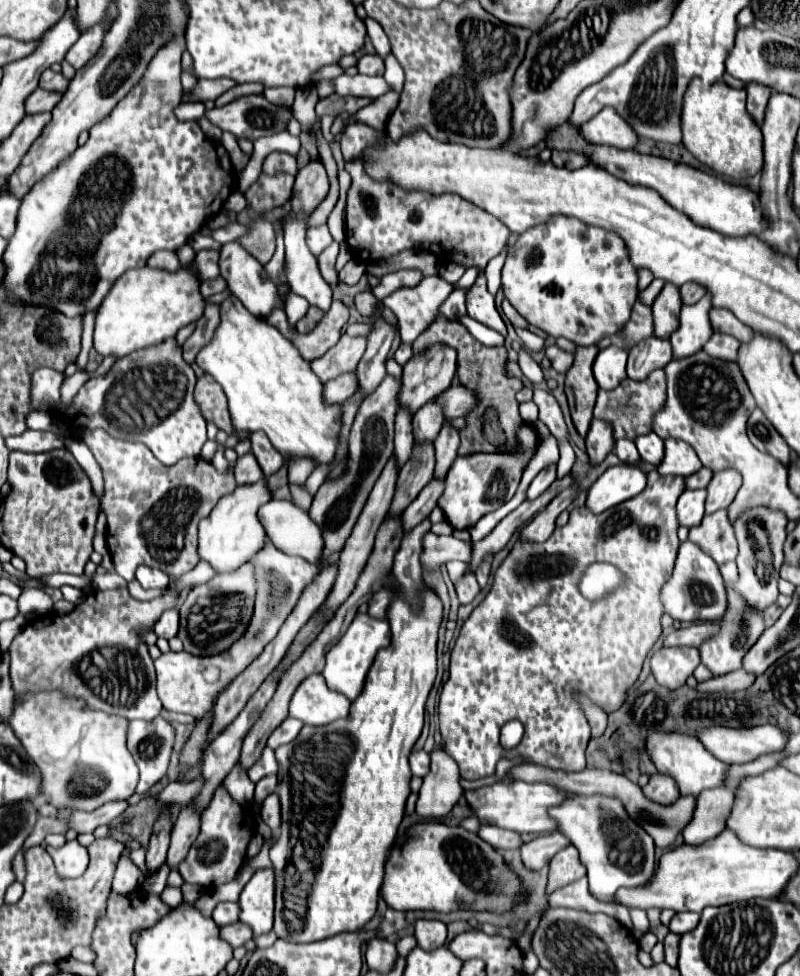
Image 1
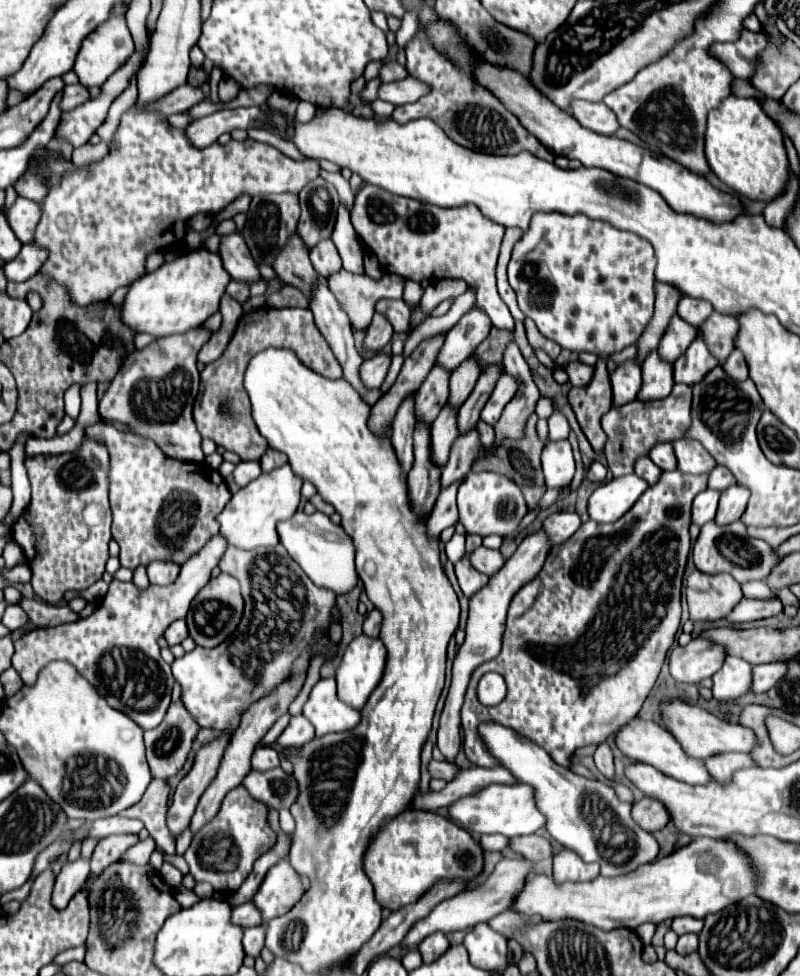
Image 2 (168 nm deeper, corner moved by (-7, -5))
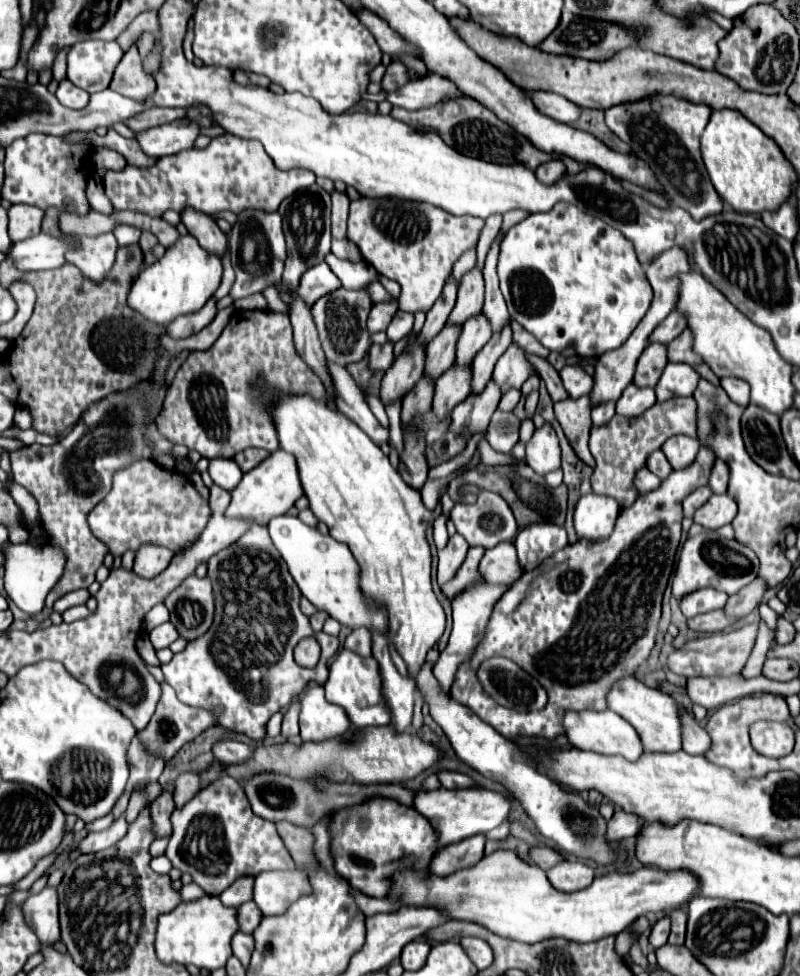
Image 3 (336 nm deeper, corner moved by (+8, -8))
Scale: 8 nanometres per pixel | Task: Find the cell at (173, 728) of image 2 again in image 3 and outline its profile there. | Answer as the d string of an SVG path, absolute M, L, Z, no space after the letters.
M162 684L162 698L160 698L160 702L158 702L158 706L156 706L154 716L152 716L150 724L148 724L144 730L140 730L136 736L138 736L140 744L144 746L144 750L146 750L148 754L158 756L158 758L162 758L162 760L166 762L166 760L170 760L186 742L194 740L200 732L204 732L206 728L210 728L210 726L214 726L214 724L216 724L214 712L206 712L206 710L200 710L200 708L192 708L192 706L182 704L182 702L176 698L174 690L172 690L168 684Z

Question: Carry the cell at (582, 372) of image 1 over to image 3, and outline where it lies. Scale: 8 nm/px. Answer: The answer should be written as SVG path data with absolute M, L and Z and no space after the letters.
M590 394L580 396L580 398L560 400L554 404L554 412L556 412L556 420L560 422L566 438L568 438L570 446L574 448L574 452L578 454L578 458L594 468L594 458L588 448L588 436L590 436L590 428L592 428Z

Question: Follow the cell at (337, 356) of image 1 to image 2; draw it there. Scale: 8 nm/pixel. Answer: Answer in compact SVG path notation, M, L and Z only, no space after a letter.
M375 313L371 327L365 333L365 347L373 353L379 353L393 339L393 329L389 319L383 313Z

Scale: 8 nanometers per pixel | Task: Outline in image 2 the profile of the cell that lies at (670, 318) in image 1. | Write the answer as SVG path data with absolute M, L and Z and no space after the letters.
M677 315L675 319L671 319L671 325L667 327L667 333L663 335L663 341L659 343L659 357L667 363L675 363L691 345L691 341L697 337L697 329L687 325L685 321L681 321L681 317Z

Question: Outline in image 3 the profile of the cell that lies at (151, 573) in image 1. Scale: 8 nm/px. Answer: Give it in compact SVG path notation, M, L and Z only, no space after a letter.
M144 544L140 548L140 552L136 552L134 558L134 572L140 578L152 578L158 576L160 572L164 572L172 560L174 552L162 546L152 546L152 544Z

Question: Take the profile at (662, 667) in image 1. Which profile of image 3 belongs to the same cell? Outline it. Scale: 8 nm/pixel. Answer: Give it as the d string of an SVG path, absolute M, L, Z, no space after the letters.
M748 624L748 626L738 628L734 632L718 632L718 634L710 634L704 638L688 640L682 648L674 650L668 656L666 666L670 672L684 676L684 678L692 678L694 670L696 670L696 676L730 676L730 674L736 674L744 668L744 664L752 652L756 632L758 632L758 624Z

